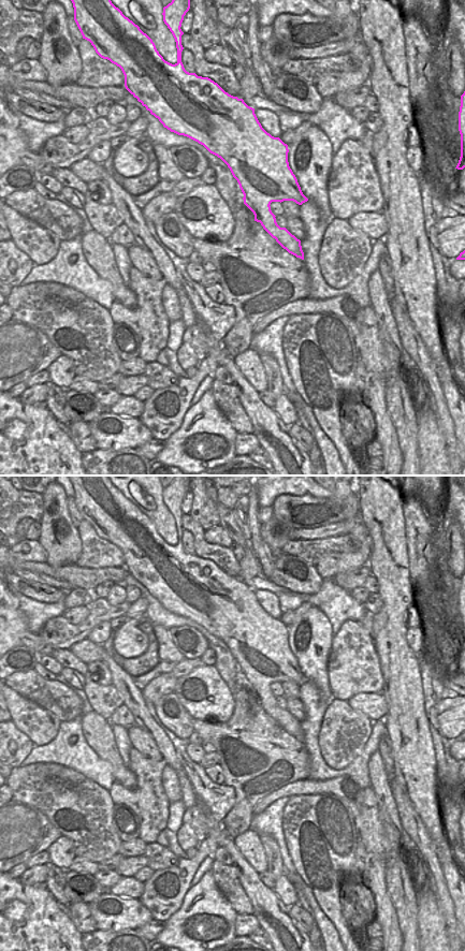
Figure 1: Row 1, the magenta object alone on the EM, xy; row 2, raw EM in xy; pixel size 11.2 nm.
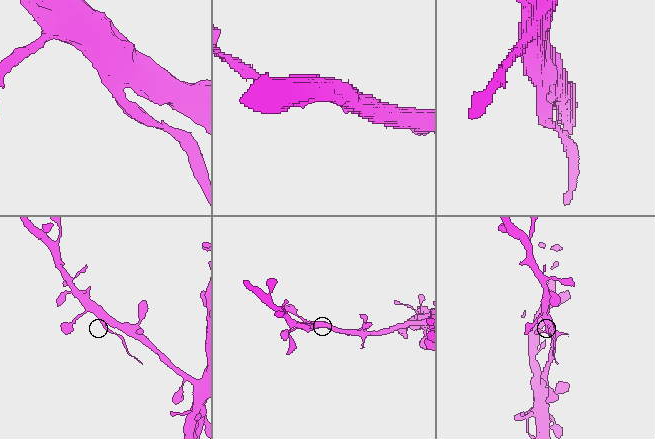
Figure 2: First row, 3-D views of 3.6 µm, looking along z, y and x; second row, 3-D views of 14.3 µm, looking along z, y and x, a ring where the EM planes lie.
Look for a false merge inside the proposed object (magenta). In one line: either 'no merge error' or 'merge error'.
merge error

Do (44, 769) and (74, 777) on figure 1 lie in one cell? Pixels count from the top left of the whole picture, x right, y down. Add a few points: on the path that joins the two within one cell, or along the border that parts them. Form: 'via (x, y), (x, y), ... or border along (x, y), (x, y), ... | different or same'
via (52, 771), (67, 776) | same

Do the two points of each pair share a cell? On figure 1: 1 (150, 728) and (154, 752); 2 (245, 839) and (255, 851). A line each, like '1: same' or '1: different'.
1: different
2: same

